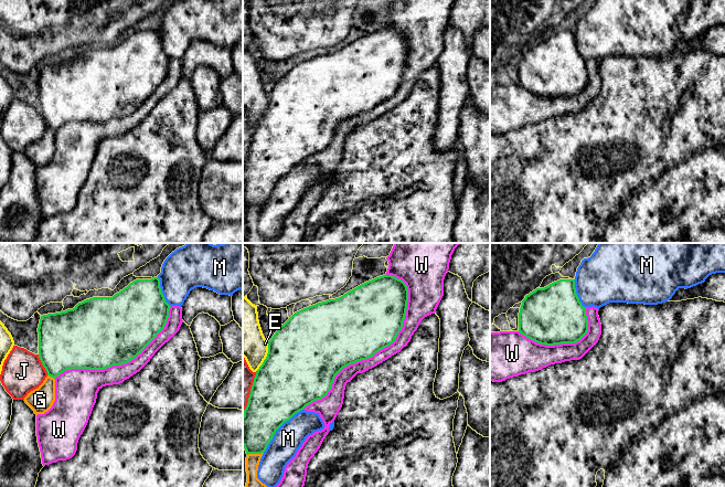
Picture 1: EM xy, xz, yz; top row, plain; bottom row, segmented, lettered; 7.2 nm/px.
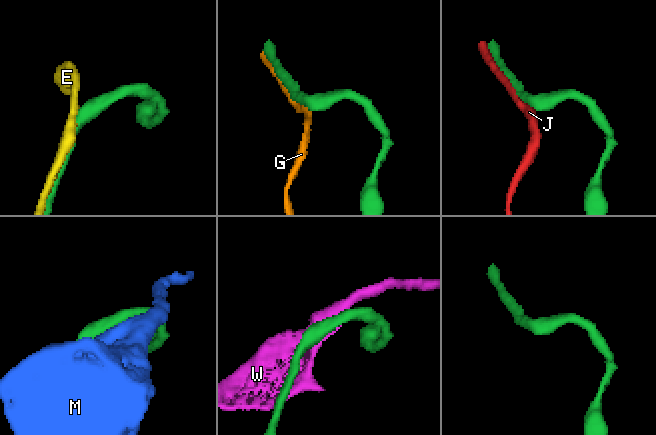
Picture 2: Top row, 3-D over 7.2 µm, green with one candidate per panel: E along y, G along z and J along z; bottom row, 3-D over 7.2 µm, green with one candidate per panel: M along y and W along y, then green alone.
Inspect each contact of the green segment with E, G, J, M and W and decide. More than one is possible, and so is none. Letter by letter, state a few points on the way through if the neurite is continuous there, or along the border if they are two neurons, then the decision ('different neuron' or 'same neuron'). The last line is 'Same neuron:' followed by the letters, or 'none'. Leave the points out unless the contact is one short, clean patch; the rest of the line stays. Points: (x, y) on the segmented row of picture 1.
E: different neuron
G: different neuron
J: different neuron
M: different neuron
W: different neuron
Same neuron: none

